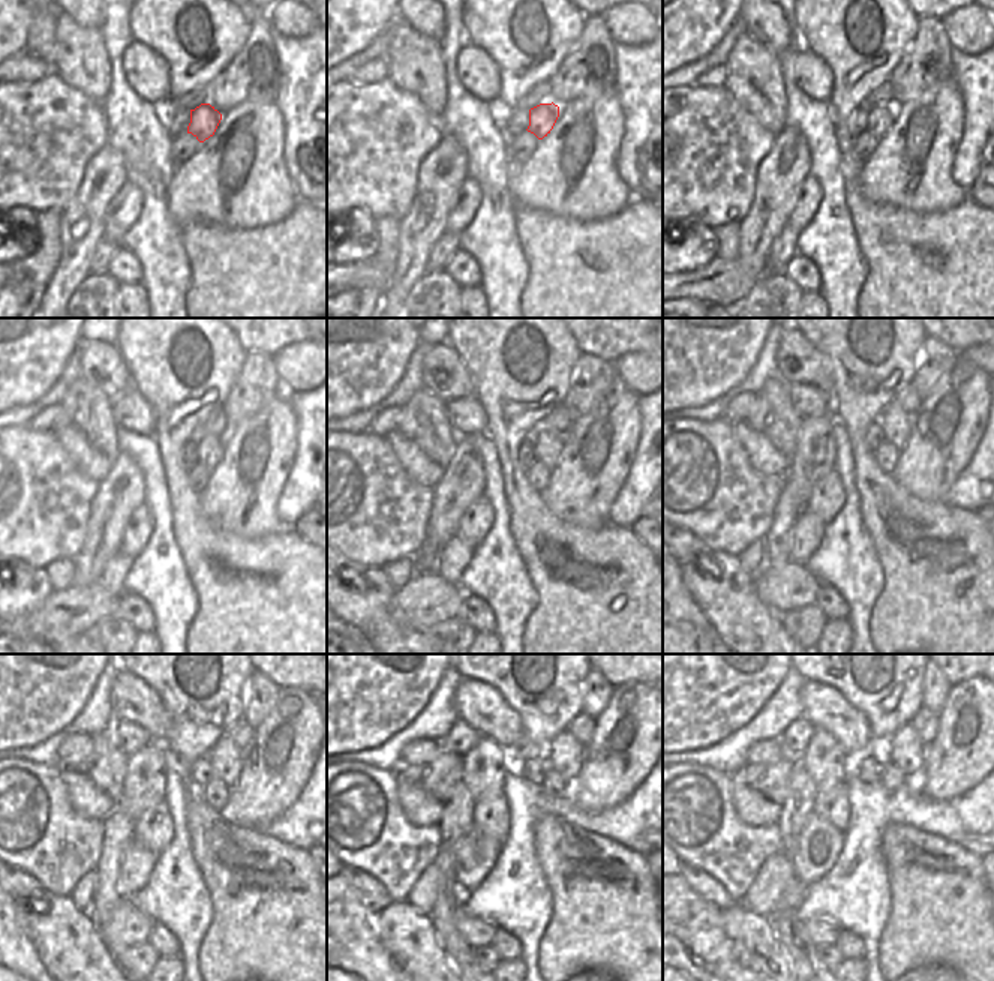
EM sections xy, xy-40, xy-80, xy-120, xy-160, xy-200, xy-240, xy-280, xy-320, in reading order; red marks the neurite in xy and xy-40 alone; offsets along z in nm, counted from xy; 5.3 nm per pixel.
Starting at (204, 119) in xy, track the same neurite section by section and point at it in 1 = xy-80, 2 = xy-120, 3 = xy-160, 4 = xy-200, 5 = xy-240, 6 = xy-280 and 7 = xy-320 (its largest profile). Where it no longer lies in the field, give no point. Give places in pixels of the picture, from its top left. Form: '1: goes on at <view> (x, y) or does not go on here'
1: goes on at xy-80 (880, 117)
2: goes on at xy-120 (210, 447)
3: goes on at xy-160 (549, 444)
4: goes on at xy-200 (895, 422)
5: goes on at xy-240 (225, 756)
6: goes on at xy-280 (565, 755)
7: goes on at xy-320 (904, 749)

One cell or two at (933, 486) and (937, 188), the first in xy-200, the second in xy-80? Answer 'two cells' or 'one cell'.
one cell

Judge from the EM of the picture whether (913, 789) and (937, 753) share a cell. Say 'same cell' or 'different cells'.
different cells

